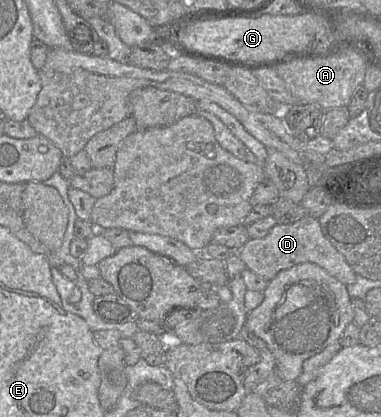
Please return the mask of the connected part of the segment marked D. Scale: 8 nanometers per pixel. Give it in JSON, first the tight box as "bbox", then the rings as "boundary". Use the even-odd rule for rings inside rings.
{"bbox":[236,214,356,285],"boundary":[[[308,214],[294,223],[277,223],[265,237],[249,238],[241,248],[236,250],[236,254],[246,268],[267,281],[273,279],[280,271],[305,262],[317,264],[344,285],[356,281],[354,270],[322,233],[319,220]]]}

